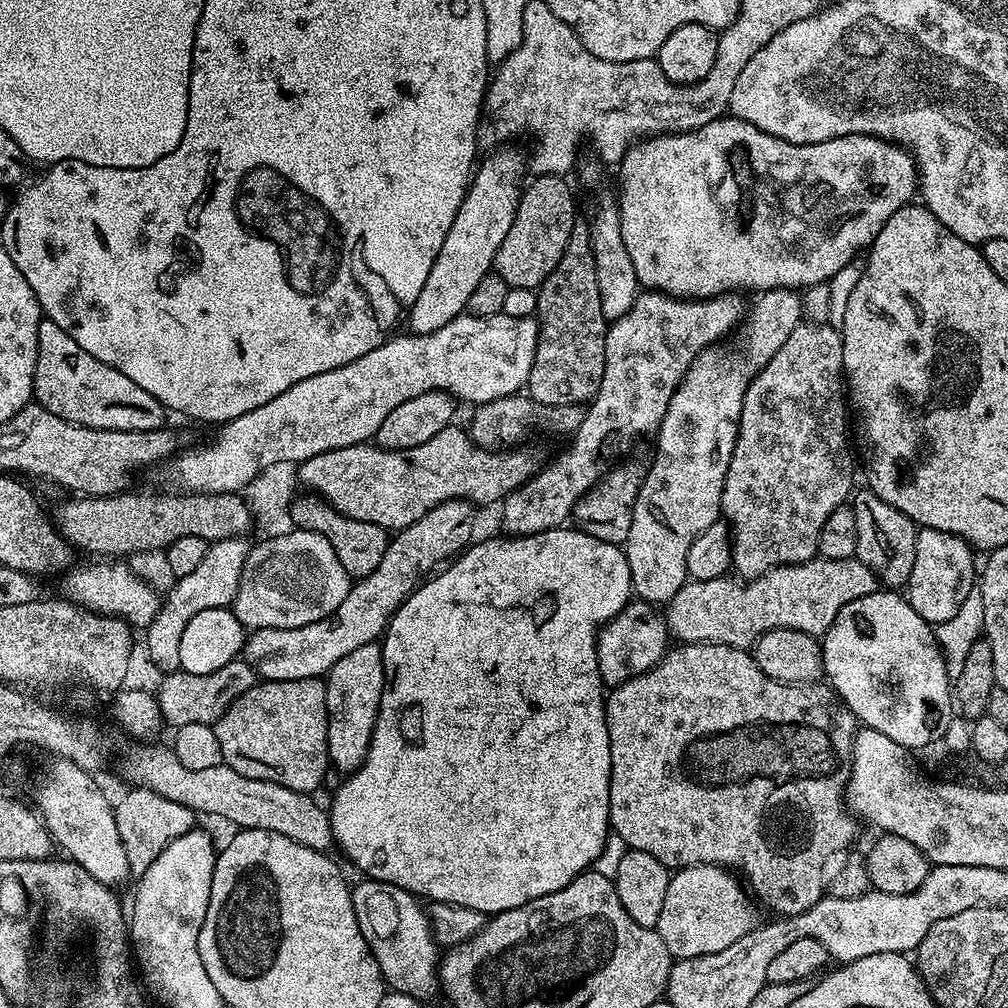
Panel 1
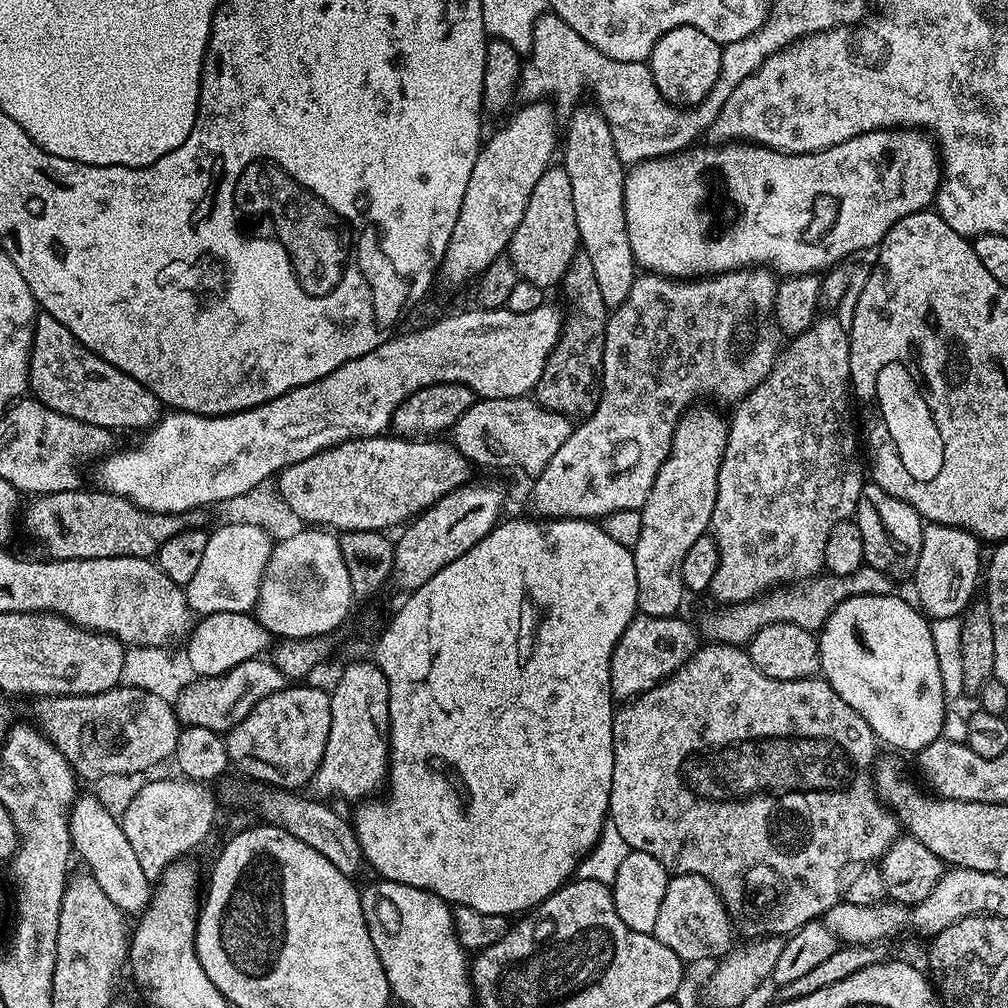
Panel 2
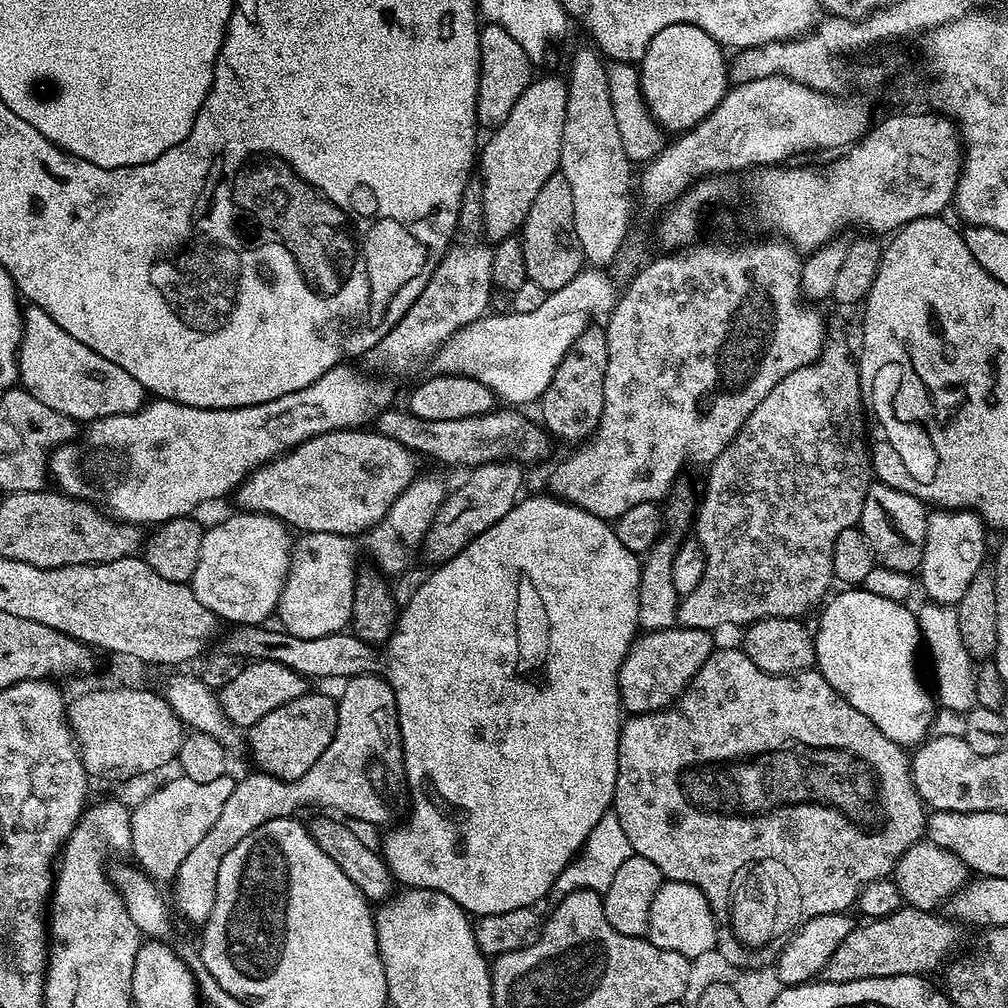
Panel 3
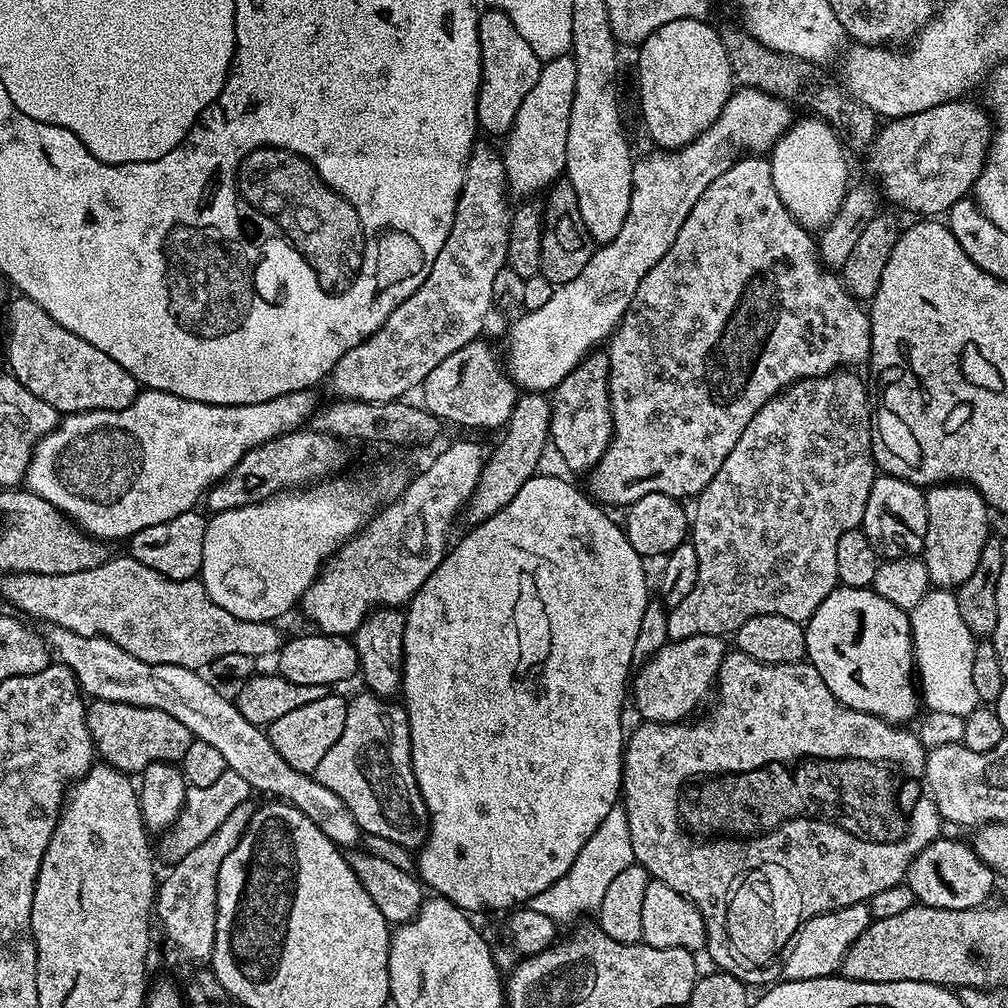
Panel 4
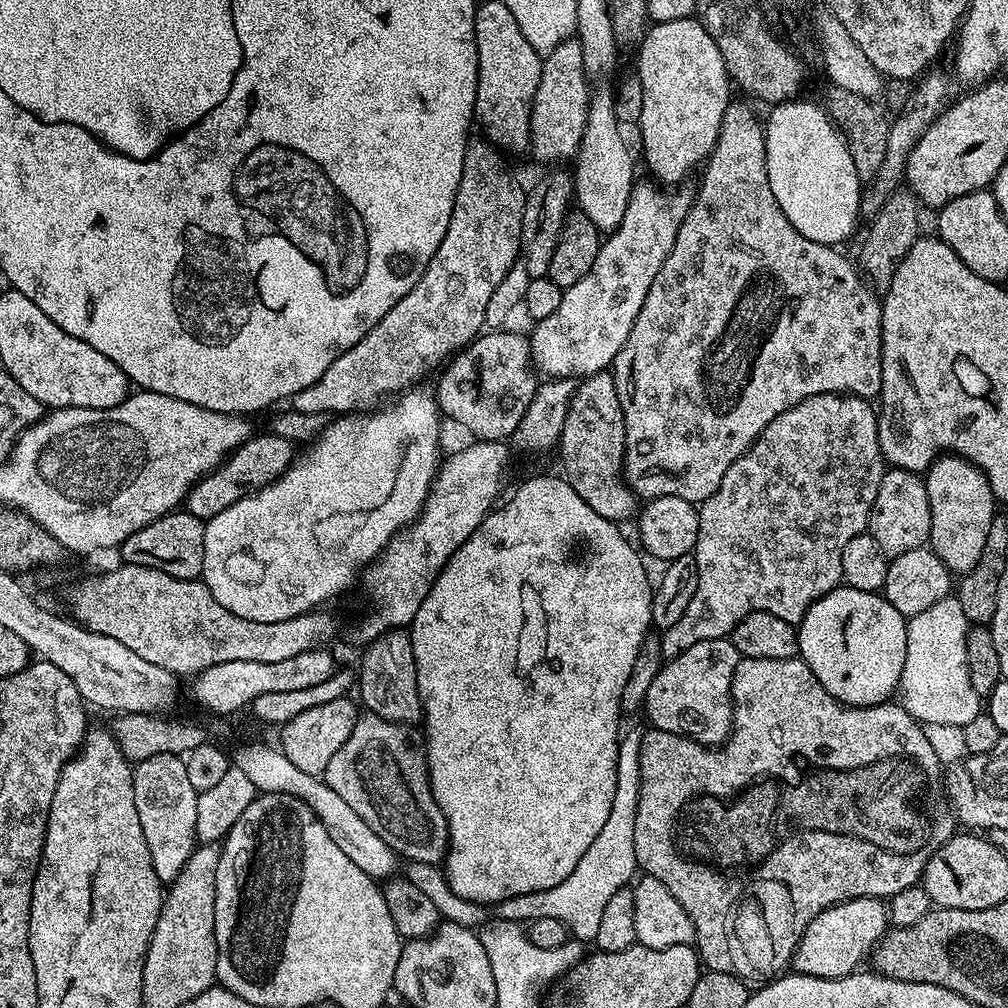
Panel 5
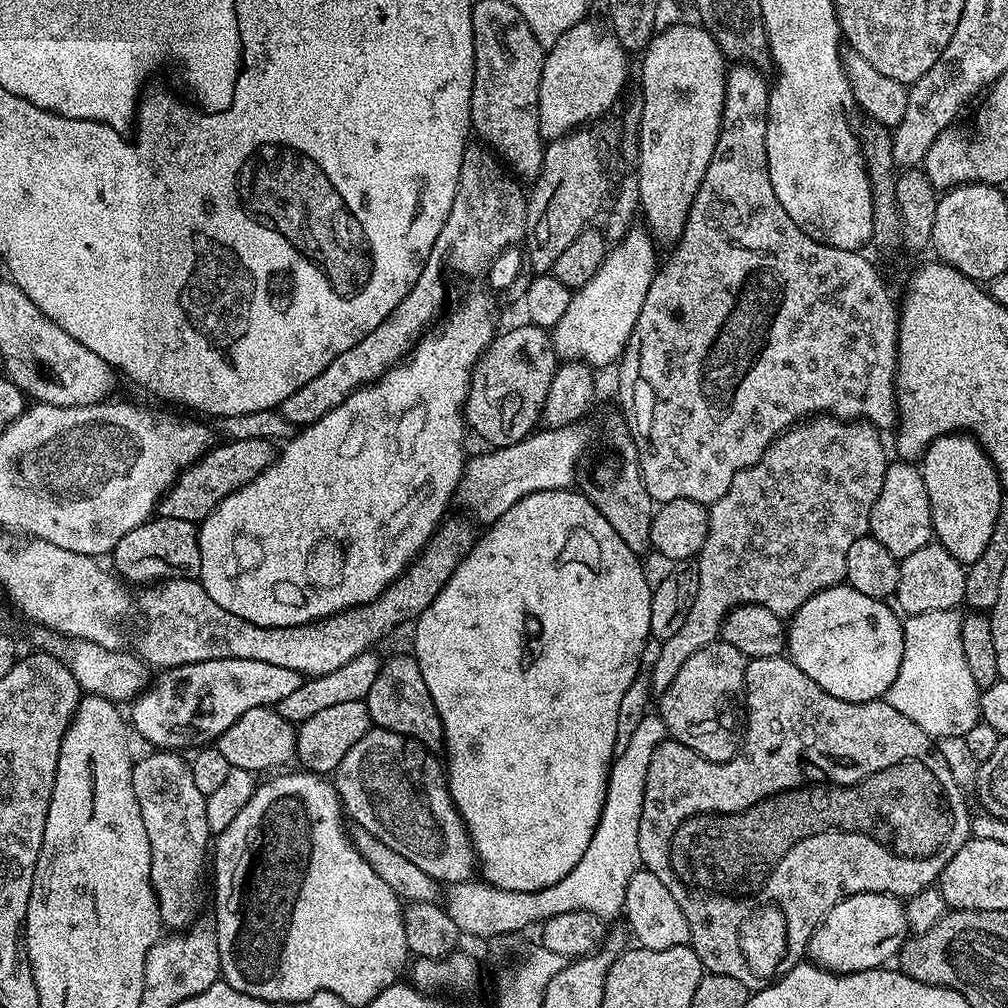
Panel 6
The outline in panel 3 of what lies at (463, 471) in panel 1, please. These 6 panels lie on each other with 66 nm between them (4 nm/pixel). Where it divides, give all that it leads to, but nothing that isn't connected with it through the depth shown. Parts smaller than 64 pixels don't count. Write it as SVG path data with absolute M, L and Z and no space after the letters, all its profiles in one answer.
M343 428L337 432L318 434L306 442L302 442L298 447L290 449L289 452L285 452L284 455L276 457L275 460L260 465L247 480L244 480L236 487L234 499L236 499L237 505L235 507L241 512L263 512L265 514L271 514L275 516L276 519L284 521L285 525L292 527L293 524L294 527L301 528L299 531L304 534L310 532L333 532L339 536L355 537L357 535L356 532L364 534L367 533L368 529L375 528L382 517L390 510L390 506L394 506L396 499L412 485L412 481L417 475L416 464L412 459L414 459L412 450L399 444L394 438L380 435L375 430L353 430L350 428Z

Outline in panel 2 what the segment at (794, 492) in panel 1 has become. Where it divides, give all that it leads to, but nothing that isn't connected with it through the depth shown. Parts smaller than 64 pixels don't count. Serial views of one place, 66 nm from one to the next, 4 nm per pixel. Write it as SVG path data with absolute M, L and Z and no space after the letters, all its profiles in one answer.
M824 314L813 322L808 329L800 335L795 335L791 339L792 345L787 345L786 351L777 359L776 365L772 367L772 372L766 379L759 384L758 387L752 391L749 396L744 397L739 404L735 405L736 412L730 418L730 423L727 425L728 440L725 442L725 454L721 460L721 468L718 470L718 492L716 494L716 501L714 502L714 512L712 514L712 522L710 525L710 535L716 541L716 553L718 554L718 568L714 570L714 578L712 579L712 587L710 589L710 596L716 599L715 603L720 606L727 606L729 604L745 604L747 600L754 600L757 596L764 595L765 592L771 592L773 588L787 586L797 582L807 582L813 576L821 575L825 571L824 555L826 554L826 538L830 538L830 530L834 530L834 526L843 520L852 520L856 514L856 507L858 506L858 498L862 494L862 486L866 482L866 468L860 465L860 456L856 453L856 432L852 429L852 408L848 405L848 396L850 400L850 381L852 375L850 374L850 342L848 341L848 329L842 326L836 314Z

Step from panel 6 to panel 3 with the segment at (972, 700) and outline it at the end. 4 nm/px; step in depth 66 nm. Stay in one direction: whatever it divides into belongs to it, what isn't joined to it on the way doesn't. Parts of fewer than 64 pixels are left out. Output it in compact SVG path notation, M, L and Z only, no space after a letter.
M924 602L916 612L916 621L920 624L923 647L926 652L928 648L929 654L932 655L932 668L936 671L934 692L938 697L939 707L955 712L967 712L970 698L976 694L974 661L966 646L962 646L962 630L958 630L958 614L955 607L950 604Z

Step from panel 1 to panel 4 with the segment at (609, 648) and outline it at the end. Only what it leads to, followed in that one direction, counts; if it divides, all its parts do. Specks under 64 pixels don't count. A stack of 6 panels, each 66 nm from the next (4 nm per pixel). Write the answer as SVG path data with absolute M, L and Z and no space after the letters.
M698 634L694 638L682 638L673 640L662 646L650 657L645 664L639 665L634 679L630 684L630 700L636 703L636 712L641 721L649 724L678 724L689 719L688 716L704 699L713 695L716 686L716 676L726 655L726 643L723 636L711 636L710 634Z

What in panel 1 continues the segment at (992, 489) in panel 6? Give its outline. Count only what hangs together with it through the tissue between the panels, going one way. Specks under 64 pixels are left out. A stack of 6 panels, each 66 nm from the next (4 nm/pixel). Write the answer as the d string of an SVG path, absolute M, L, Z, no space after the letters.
M920 528L914 542L914 570L910 570L910 578L906 585L906 598L918 614L930 625L946 622L946 618L954 618L958 614L962 602L973 592L978 580L978 560L974 557L972 545L954 534L946 534L942 530Z

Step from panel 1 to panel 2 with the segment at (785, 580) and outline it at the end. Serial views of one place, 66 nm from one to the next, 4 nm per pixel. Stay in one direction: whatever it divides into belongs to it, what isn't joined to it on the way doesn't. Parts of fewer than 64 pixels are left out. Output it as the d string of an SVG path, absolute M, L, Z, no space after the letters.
M867 566L845 576L821 574L813 576L807 582L773 588L771 592L765 592L754 600L747 600L745 604L713 607L713 612L708 612L701 618L698 628L705 641L737 646L747 645L748 641L754 638L754 634L762 630L762 626L770 626L774 622L794 622L794 626L802 626L806 630L819 633L830 614L842 602L855 596L890 596L894 592L892 587L892 577L882 574L882 570Z

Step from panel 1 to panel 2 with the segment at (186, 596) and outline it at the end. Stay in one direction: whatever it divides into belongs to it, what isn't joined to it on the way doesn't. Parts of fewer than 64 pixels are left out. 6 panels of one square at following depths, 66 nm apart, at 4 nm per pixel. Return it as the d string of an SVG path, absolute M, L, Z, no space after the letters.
M243 522L232 524L229 528L211 529L202 563L186 585L189 606L201 617L228 609L251 609L260 593L260 578L262 569L268 565L269 551L270 539L266 530Z

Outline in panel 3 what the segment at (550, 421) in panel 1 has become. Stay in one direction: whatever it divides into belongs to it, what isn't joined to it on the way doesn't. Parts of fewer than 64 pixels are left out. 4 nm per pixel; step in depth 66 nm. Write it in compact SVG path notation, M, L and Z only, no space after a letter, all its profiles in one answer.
M389 408L380 413L375 421L374 428L384 437L394 438L399 444L406 446L417 455L424 454L446 464L456 464L473 468L478 465L488 464L490 461L500 459L509 459L514 457L517 461L527 464L544 457L548 452L548 440L550 441L547 431L539 424L534 424L523 416L523 411L516 408L494 408L485 415L471 415L470 418L447 419L445 421L431 421L429 419L420 419L411 412L402 409L395 410Z

